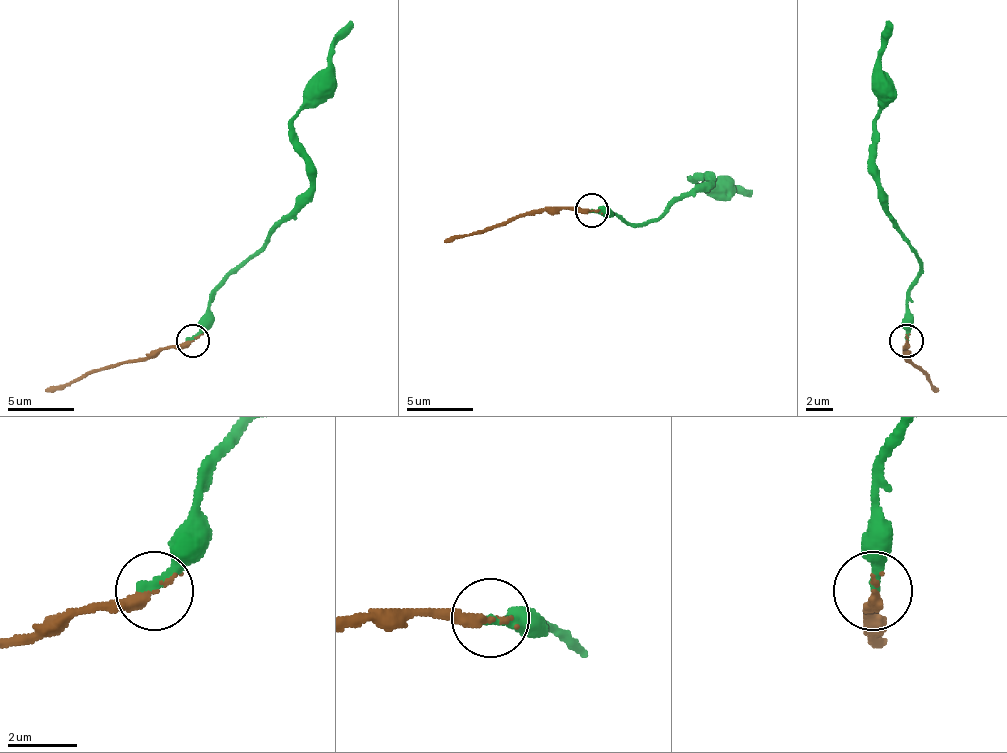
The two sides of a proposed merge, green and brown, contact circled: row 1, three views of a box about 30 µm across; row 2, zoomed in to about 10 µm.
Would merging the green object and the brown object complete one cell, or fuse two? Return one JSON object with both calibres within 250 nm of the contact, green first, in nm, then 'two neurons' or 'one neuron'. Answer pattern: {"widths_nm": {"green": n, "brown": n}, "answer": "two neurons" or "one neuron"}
{"widths_nm": {"green": 320, "brown": 320}, "answer": "one neuron"}

